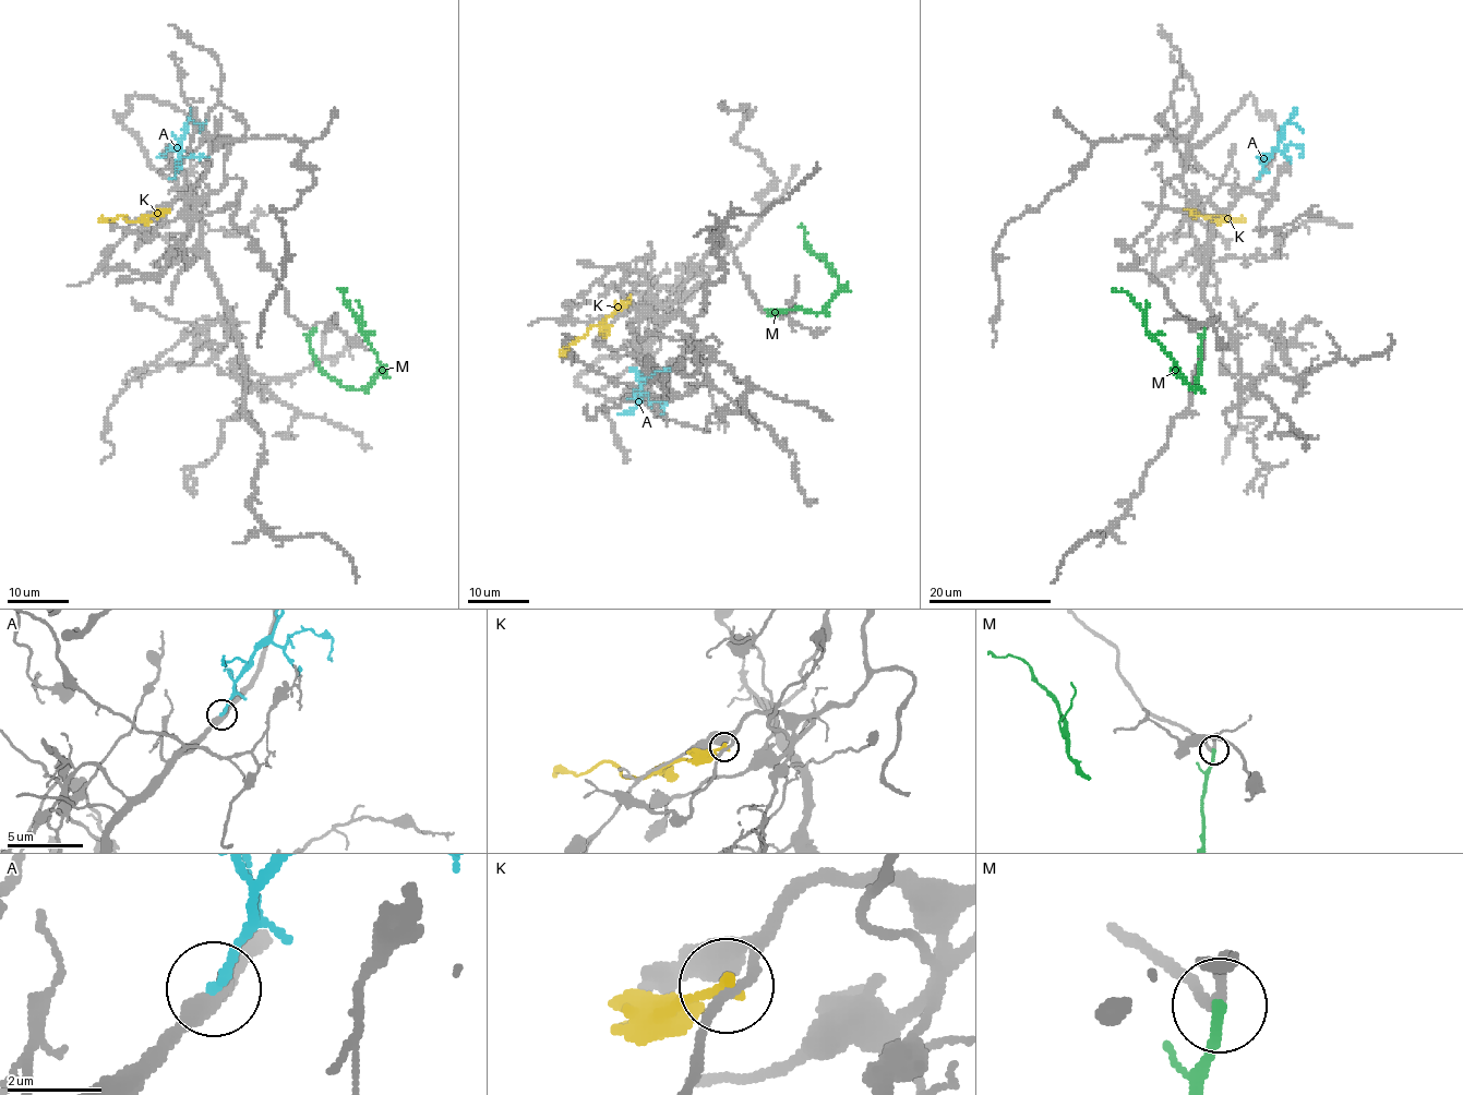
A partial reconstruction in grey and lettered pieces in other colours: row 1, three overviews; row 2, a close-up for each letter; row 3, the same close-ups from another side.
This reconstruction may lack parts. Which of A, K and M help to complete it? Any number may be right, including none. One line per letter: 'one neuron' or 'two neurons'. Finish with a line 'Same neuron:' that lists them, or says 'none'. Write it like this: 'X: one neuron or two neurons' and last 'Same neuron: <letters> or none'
A: two neurons
K: two neurons
M: two neurons
Same neuron: none

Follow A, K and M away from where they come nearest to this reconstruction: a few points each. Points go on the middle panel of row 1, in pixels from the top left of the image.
A: (632, 369), (642, 374), (642, 390), (647, 398), (661, 402), (662, 411), (660, 413)
K: (630, 298), (600, 323), (592, 324), (562, 357)
M: (775, 316), (770, 313), (798, 309), (823, 313), (825, 304), (842, 290), (827, 262), (805, 244), (801, 225)

